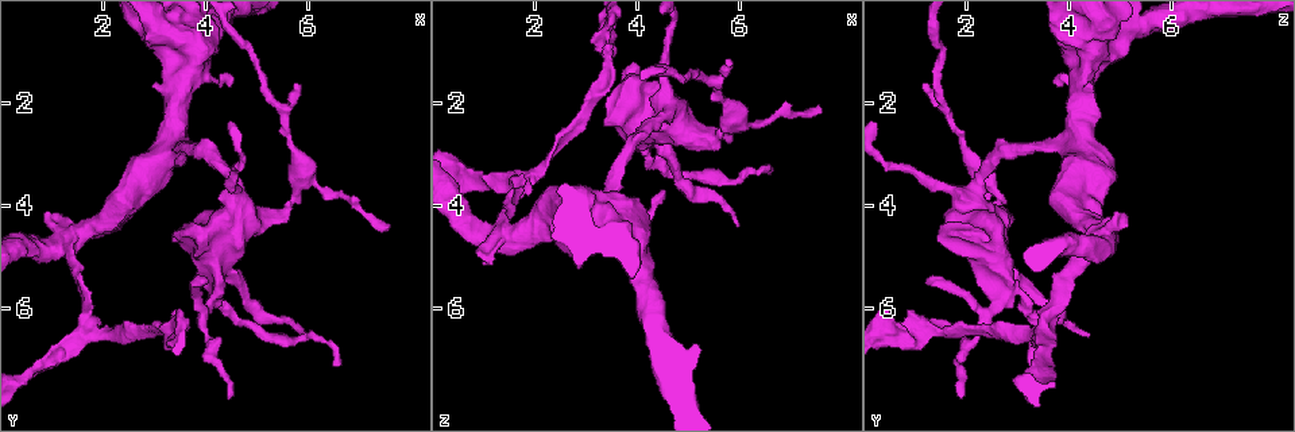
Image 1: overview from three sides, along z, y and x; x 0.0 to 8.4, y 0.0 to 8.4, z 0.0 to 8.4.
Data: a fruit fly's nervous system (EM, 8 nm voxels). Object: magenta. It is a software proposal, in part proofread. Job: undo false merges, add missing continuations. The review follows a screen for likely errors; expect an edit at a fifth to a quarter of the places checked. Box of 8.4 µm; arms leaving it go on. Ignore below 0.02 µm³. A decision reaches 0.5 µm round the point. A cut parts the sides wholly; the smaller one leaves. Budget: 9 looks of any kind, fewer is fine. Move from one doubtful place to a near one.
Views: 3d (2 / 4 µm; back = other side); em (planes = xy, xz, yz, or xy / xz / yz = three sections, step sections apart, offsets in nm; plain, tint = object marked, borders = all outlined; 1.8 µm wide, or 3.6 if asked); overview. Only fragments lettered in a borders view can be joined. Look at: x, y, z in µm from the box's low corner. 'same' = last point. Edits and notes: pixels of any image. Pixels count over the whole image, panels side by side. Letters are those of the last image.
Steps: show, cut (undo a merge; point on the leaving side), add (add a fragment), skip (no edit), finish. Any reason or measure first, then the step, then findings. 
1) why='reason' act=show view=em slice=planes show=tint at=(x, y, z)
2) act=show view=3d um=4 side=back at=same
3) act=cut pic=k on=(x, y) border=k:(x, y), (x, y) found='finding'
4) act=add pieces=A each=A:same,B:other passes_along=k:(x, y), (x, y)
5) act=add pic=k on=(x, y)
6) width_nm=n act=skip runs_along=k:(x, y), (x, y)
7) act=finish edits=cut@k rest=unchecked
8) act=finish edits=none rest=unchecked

why='branch stops here' act=show view=em slice=planes show=borders at=(5.90, 6.50, 4.35)

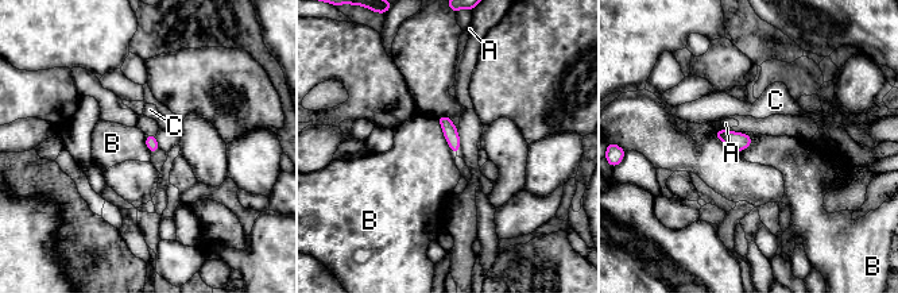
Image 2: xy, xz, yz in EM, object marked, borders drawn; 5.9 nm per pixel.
act=skip each=A:other,B:other,C:other border=2:(436, 119), (448, 146), (456, 154) found='no lettered fragment goes on from it'

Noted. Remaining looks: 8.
why='calibre changes' act=show view=em um=3.6 slice=planes show=plain at=(4.15, 5.40, 2.75)

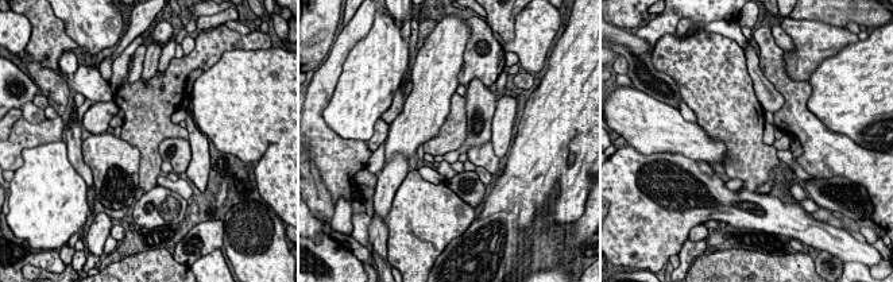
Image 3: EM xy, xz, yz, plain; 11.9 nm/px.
act=show view=em um=3.6 slice=planes show=borders at=same

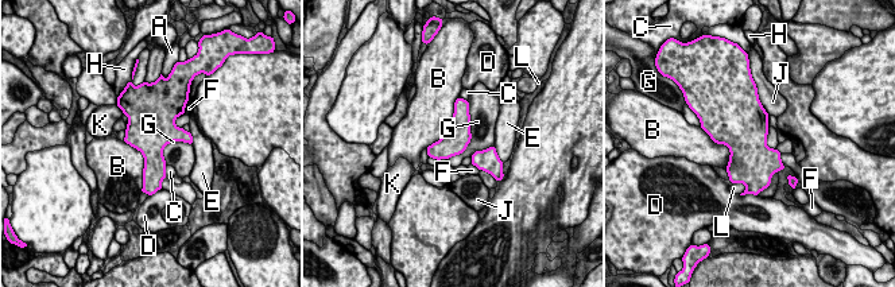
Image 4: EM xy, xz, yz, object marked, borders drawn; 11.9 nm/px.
act=skip each=A:other,B:other,C:other,D:other,E:other,F:other,G:other,H:other,J:other,K:other,L:other found='one neuron here'

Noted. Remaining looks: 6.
why='thin neck' act=show view=em slice=xz step=4 show=tint at=(1.85, 6.35, 3.60)

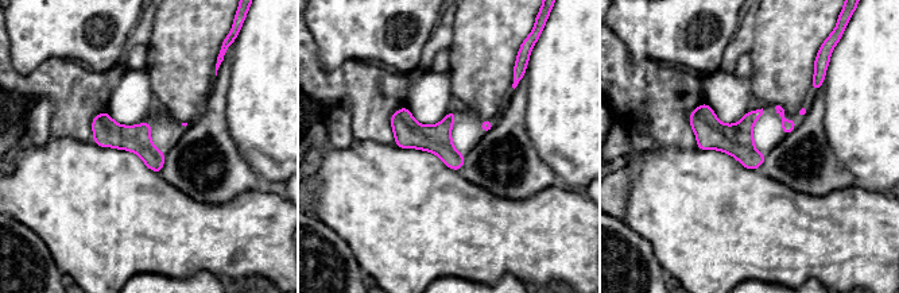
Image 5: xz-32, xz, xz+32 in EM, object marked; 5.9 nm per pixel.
act=show view=em slice=planes show=borders at=same

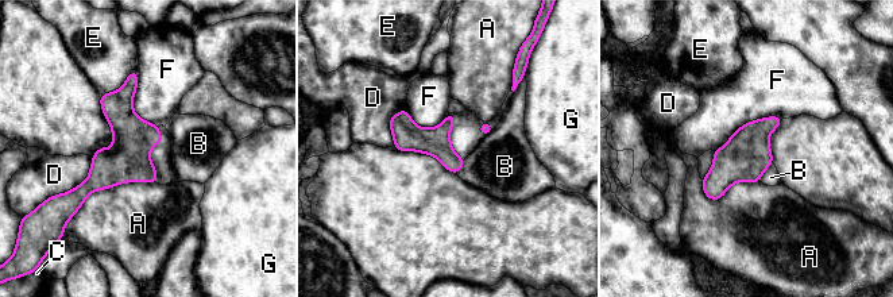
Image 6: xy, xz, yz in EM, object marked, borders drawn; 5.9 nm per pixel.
act=skip each=A:other,B:other,C:other,D:other,E:other,F:other,G:other runs_along=6:(134, 76), (123, 150), (77, 192) found='continuous, no second neuron'

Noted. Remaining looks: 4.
why='three-way junction' act=show view=em slice=xy step=4 show=tint at=(1.30, 4.75, 4.55)

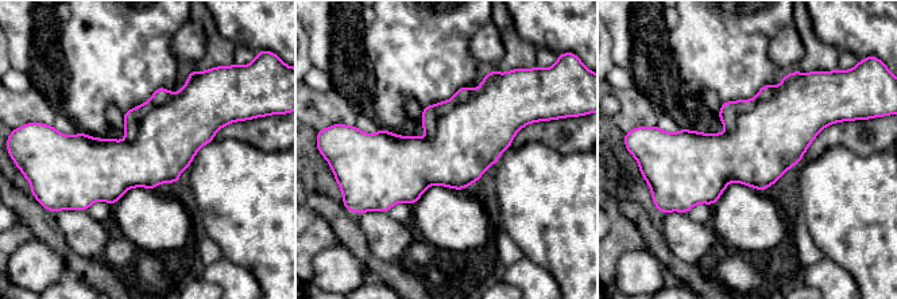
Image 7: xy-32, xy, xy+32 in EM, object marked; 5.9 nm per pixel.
why='cut it another way' act=show view=em slice=planes show=tint at=same

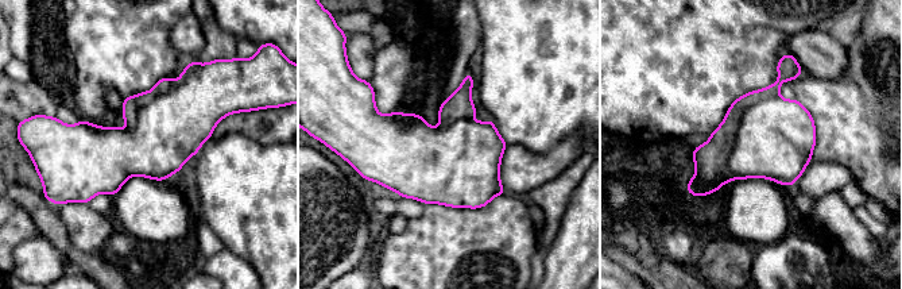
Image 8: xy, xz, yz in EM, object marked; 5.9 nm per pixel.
why='what lies round it' act=show view=em slice=planes show=borders at=same

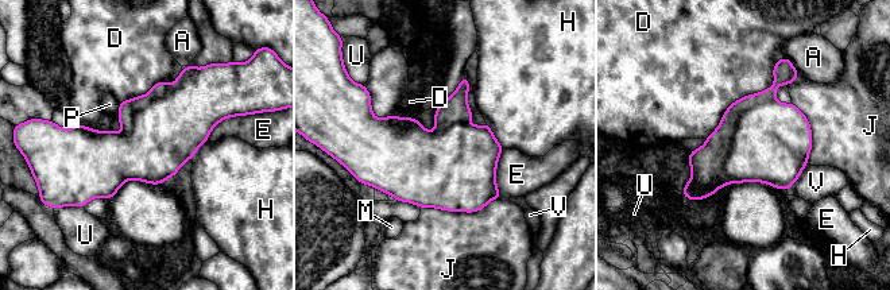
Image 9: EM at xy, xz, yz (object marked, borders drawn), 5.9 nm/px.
act=cut pic=9 on=(707, 163) each=A:other,D:other,E:other,H:other,J:other,M:other,P:other,U:other,V:other part_leaving=9:(789, 77), (730, 116), (691, 196) found='two neurons meet here'

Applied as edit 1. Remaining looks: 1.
act=finish edits=cut@9 rest=unchecked

